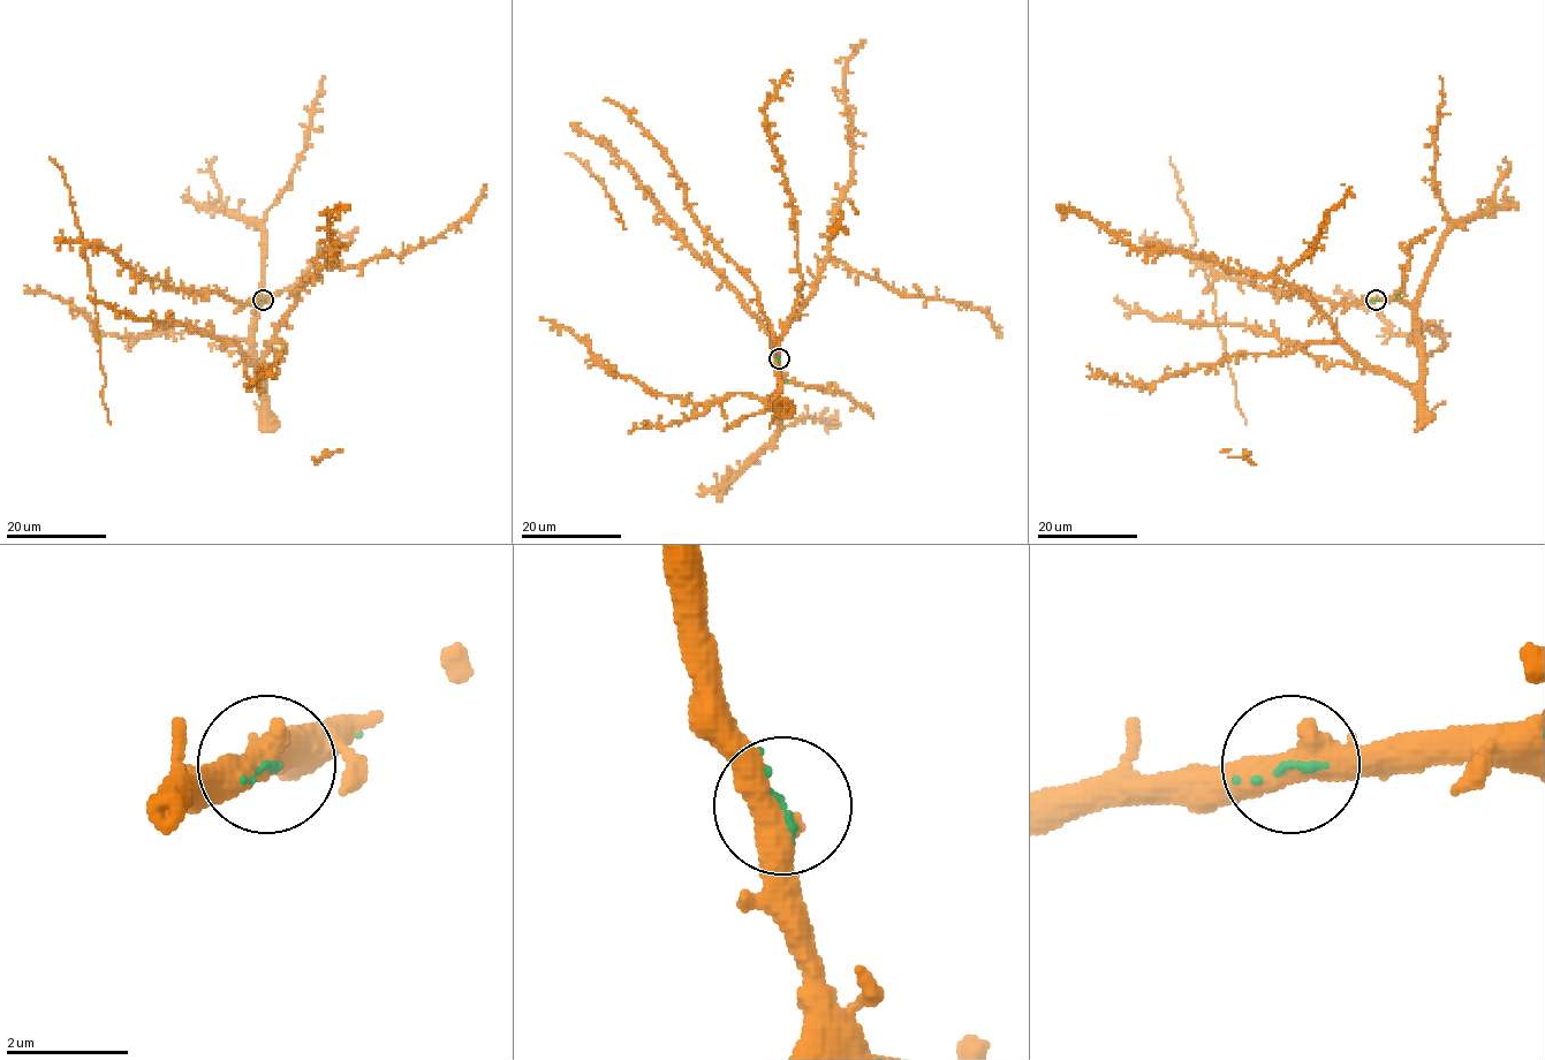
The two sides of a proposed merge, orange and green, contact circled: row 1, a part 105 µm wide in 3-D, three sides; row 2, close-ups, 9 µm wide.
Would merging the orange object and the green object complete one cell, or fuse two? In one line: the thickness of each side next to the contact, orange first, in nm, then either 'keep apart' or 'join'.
calibres 480 and 90 nm; join

